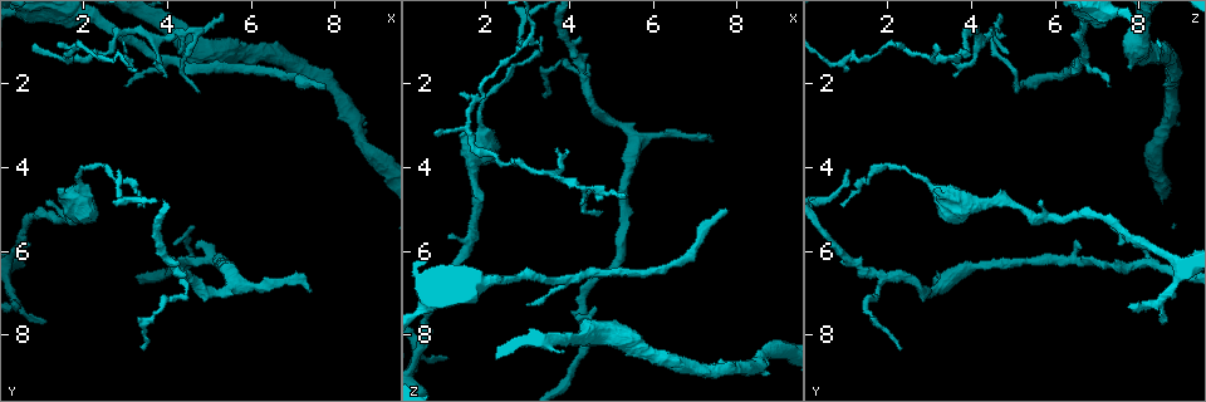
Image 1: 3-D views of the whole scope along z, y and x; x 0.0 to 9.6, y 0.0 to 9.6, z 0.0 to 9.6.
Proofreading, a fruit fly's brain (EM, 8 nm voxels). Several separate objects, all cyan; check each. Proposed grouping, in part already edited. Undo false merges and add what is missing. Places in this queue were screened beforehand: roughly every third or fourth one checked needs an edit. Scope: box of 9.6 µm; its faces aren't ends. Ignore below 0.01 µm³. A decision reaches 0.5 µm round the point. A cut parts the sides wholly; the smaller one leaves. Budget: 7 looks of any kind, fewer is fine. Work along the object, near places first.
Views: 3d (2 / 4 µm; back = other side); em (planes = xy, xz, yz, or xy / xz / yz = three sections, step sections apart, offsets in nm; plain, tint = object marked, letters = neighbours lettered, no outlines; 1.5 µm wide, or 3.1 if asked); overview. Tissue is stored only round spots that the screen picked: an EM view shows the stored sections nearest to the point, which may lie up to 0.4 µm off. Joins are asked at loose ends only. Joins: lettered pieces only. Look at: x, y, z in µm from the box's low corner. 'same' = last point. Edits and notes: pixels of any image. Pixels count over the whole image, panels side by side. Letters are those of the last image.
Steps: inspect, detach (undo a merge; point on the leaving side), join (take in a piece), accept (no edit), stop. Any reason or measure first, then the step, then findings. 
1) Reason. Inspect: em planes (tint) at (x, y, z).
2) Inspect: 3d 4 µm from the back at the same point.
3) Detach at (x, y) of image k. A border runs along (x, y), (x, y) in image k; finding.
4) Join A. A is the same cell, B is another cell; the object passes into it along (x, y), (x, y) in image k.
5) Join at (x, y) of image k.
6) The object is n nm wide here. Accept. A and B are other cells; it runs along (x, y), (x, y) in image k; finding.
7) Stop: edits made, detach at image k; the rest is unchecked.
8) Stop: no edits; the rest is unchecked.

Tapers out. Inspect: em planes (letters) at (0.75, 1.15, 3.15).

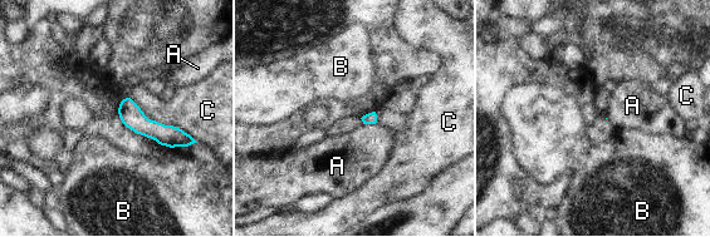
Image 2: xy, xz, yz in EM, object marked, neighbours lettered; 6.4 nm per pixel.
The longest contact is with C, 550 nm. Accept. A, B and C are other cells; a border runs along (376, 122), (363, 124) in image 2; no lettered piece goes on from it.

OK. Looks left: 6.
Free end. Inspect: 3d 2 µm at (7.80, 2.15, 5.05).

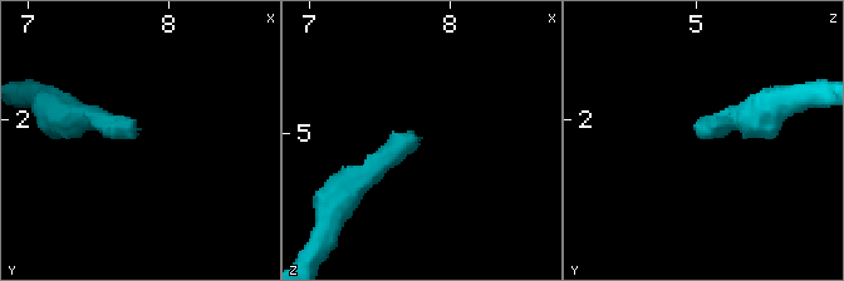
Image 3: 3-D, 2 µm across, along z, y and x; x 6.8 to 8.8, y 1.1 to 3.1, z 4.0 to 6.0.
Now the EM. Inspect: em planes (letters) at (7.76, 2.12, 5.02).

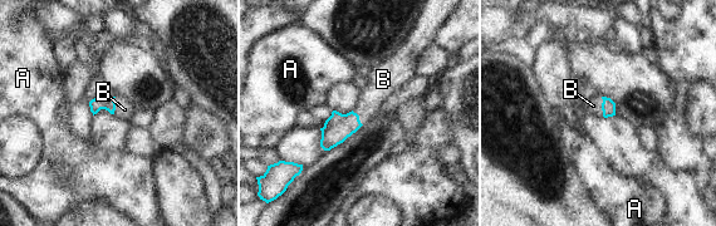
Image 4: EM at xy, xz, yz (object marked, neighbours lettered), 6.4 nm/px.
The longest contact is with B, 130 nm. Join B. B is the same cell, A is another cell; it goes on there.

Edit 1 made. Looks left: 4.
Redraw. Inspect: overview.

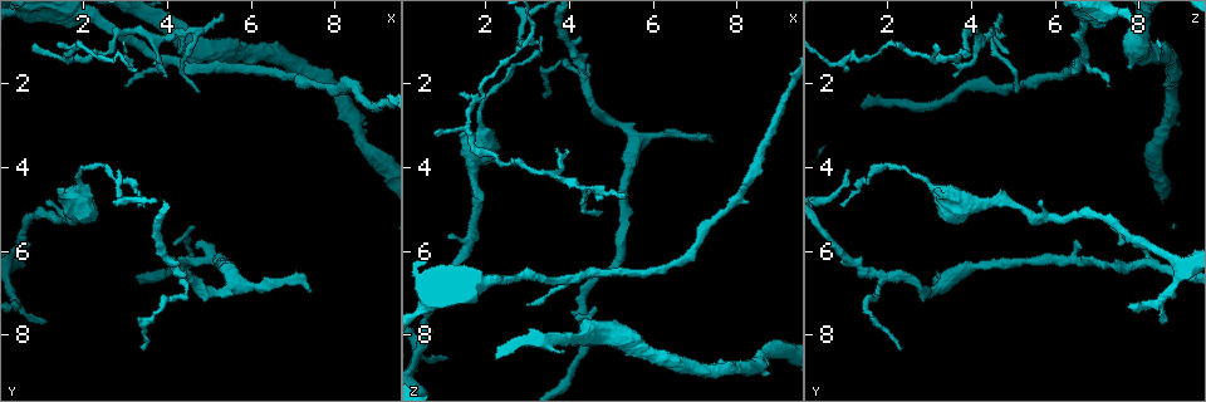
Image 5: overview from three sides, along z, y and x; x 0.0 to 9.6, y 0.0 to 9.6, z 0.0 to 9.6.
Thin end. Inspect: em planes (letters) at (4.05, 1.80, 3.60).

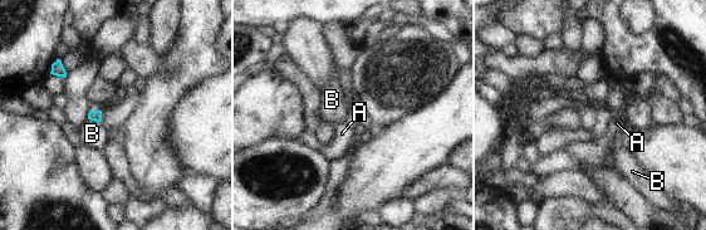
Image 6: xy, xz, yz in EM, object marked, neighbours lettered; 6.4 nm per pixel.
The longest contact is with B, 80 nm. Accept. A and B are other cells; no lettered piece goes on from it.

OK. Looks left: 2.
Stop: edits made, join at image 4; the rest is unchecked.

